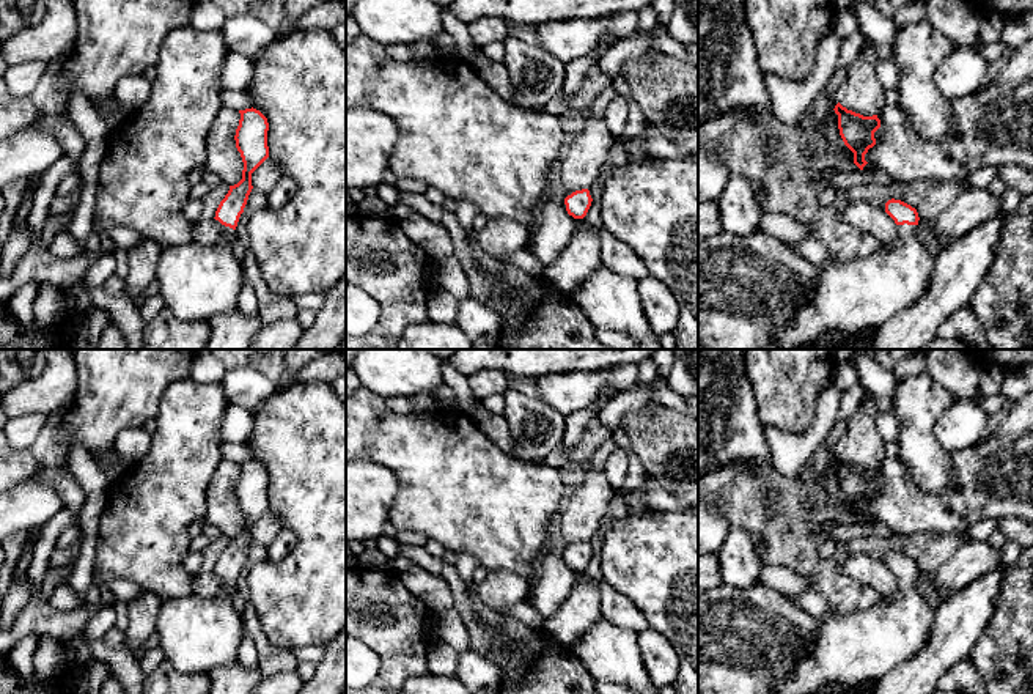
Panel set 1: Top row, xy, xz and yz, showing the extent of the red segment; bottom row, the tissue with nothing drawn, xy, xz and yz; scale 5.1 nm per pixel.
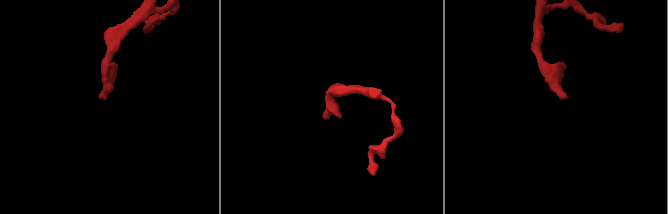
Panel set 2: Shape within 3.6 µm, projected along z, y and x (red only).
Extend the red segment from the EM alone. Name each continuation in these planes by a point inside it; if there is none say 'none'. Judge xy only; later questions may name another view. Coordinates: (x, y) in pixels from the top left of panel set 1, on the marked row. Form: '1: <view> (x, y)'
1: xy (197, 282)

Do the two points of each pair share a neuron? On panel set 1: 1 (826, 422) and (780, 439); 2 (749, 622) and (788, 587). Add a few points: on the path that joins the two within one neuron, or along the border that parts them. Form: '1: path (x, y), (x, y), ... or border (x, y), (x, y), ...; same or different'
1: path (815, 433), (807, 441), (791, 441); same
2: border (761, 583), (790, 598); different

